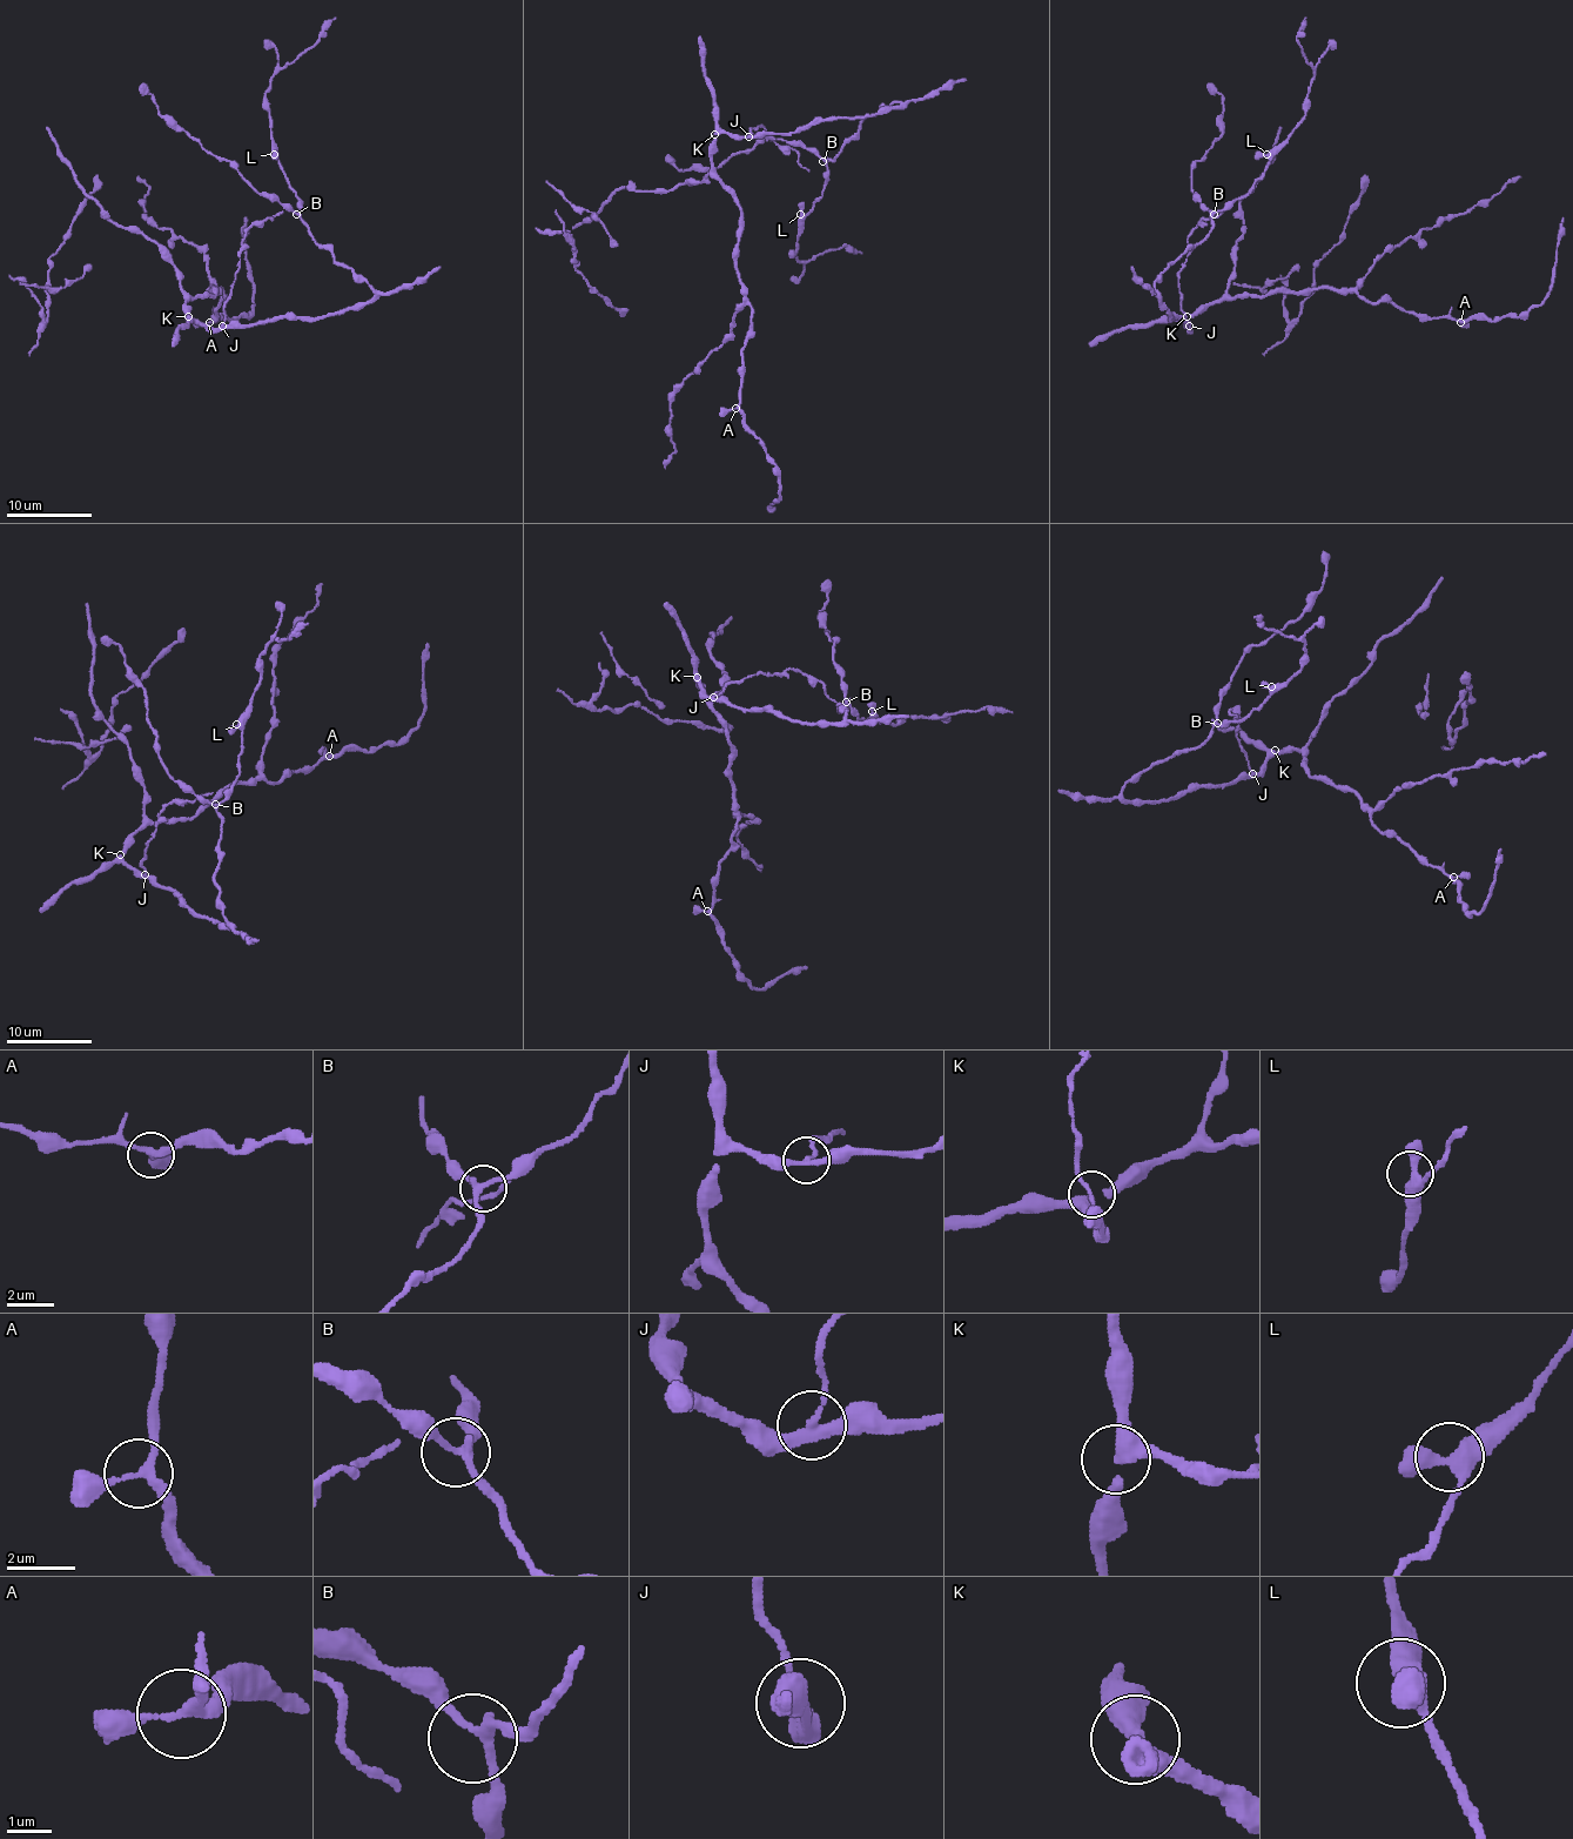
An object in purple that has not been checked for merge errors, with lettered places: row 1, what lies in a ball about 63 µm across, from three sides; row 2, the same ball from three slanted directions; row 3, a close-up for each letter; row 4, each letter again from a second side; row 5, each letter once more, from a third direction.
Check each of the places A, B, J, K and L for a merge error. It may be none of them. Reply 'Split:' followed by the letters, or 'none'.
Split: J

